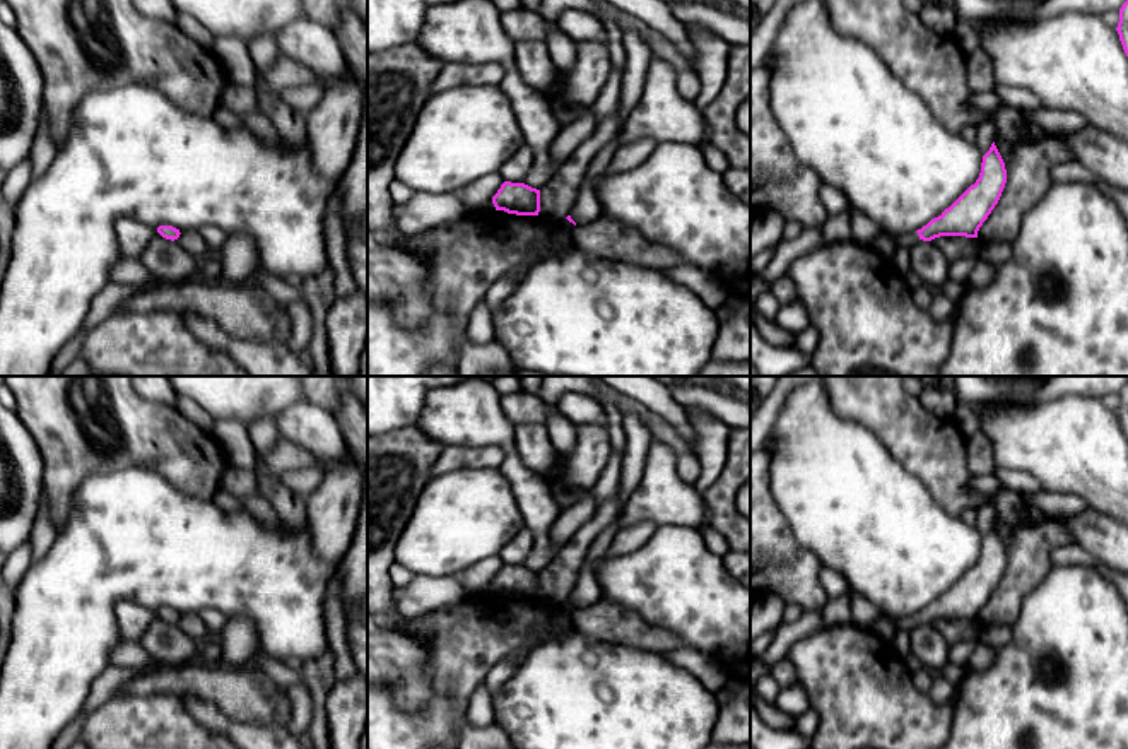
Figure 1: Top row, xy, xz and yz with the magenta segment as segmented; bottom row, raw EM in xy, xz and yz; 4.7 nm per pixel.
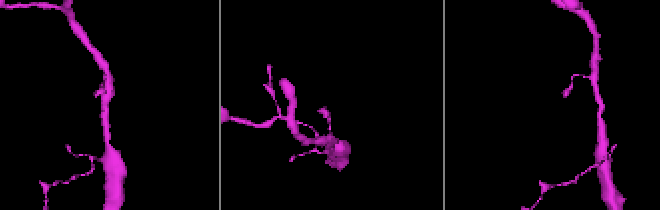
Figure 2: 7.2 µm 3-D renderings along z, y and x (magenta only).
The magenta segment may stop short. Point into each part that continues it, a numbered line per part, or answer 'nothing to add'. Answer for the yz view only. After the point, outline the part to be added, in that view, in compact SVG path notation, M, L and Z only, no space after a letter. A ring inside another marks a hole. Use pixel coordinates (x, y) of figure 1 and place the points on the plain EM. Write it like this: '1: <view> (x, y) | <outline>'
1: yz (908, 623) | M908 616L896 619L897 631L911 631L914 626L921 624L918 616Z

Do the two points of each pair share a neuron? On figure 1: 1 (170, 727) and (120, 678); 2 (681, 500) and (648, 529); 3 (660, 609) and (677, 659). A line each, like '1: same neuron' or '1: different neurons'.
1: different neurons
2: different neurons
3: different neurons

